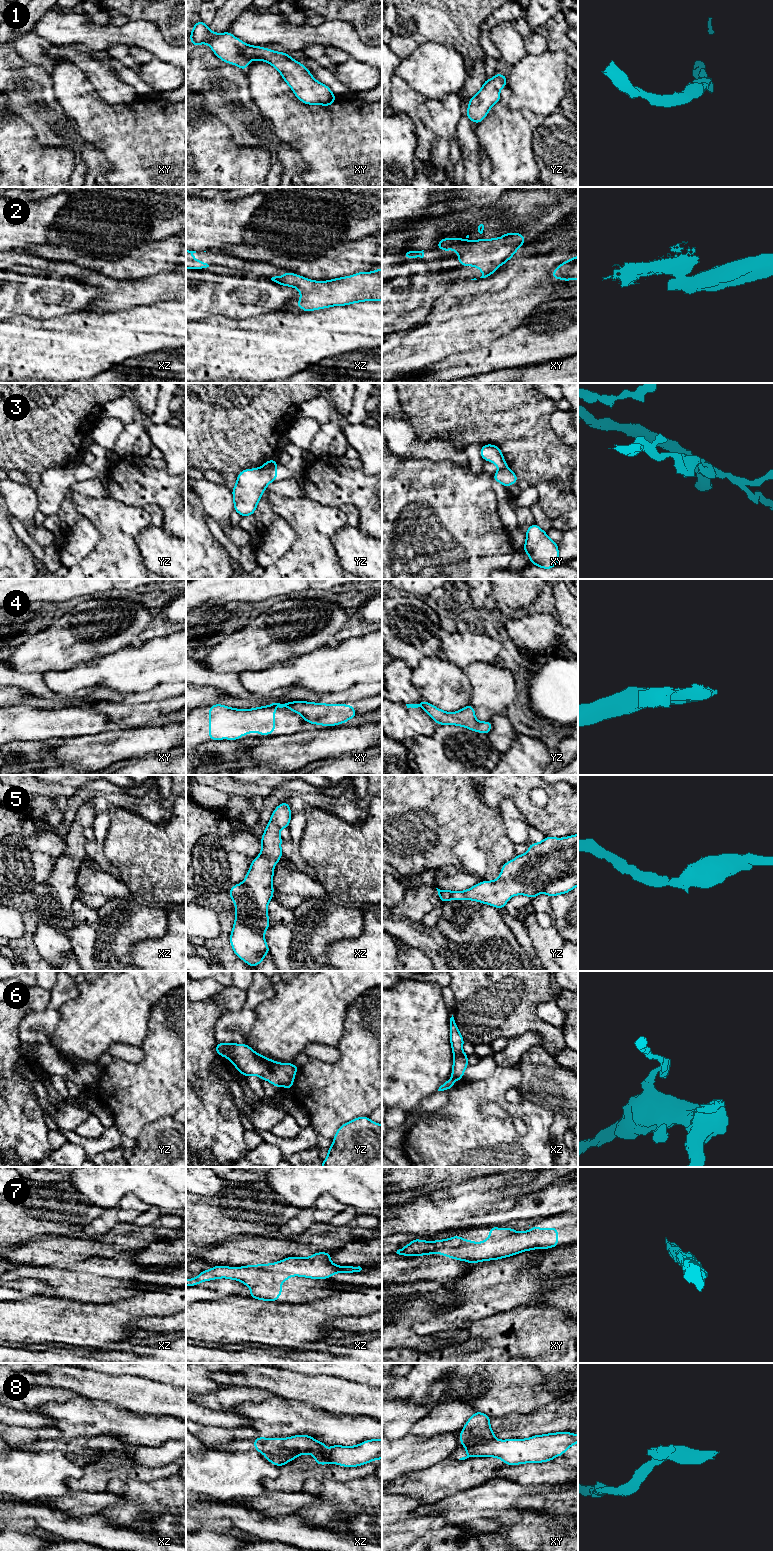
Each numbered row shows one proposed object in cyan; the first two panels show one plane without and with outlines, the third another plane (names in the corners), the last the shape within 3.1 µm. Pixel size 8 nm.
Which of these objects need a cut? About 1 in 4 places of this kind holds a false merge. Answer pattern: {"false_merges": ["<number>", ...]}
{"false_merges": ["2", "3", "4", "6", "8"]}

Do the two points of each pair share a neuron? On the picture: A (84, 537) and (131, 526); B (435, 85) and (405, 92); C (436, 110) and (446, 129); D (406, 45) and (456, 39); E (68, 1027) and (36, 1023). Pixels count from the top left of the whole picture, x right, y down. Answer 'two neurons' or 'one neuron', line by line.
A: two neurons
B: two neurons
C: one neuron
D: one neuron
E: two neurons

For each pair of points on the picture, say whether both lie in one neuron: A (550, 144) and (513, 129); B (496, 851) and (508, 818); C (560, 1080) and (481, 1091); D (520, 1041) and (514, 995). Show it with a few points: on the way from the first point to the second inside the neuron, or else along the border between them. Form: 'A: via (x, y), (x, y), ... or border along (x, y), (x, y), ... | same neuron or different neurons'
A: border along (532, 130), (532, 151), (536, 160) | different neurons
B: border along (499, 814), (505, 833), (514, 845) | different neurons
C: border along (516, 1066), (520, 1074), (519, 1091) | different neurons
D: border along (508, 1039), (535, 1031), (542, 1038), (542, 1042) | different neurons

